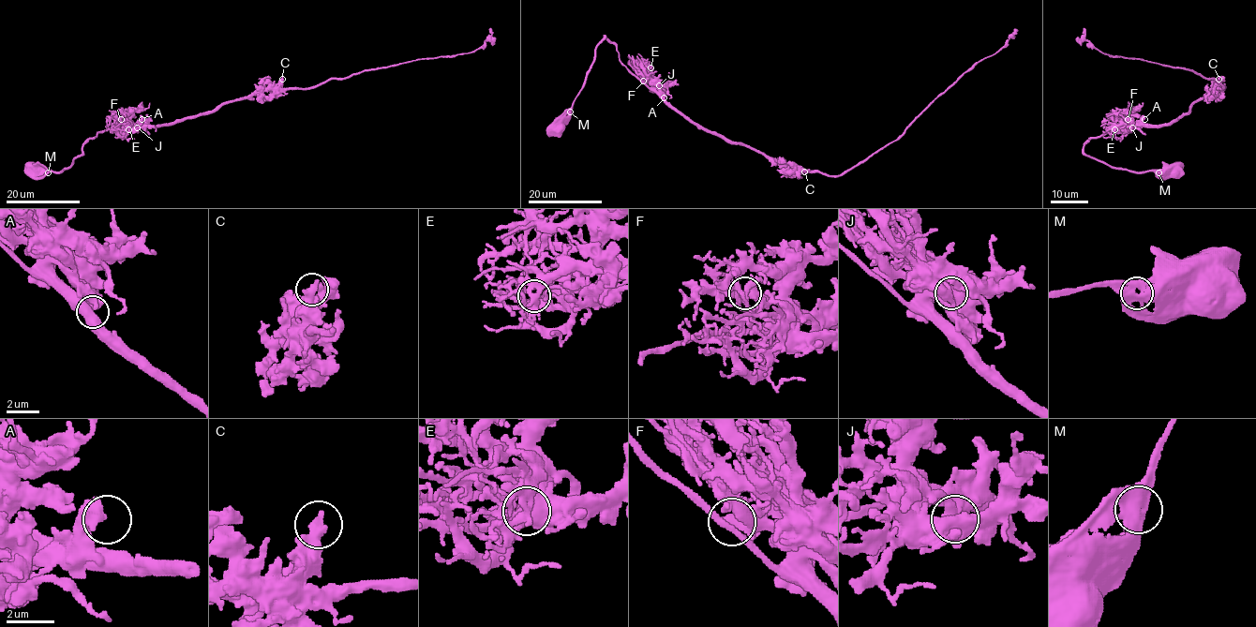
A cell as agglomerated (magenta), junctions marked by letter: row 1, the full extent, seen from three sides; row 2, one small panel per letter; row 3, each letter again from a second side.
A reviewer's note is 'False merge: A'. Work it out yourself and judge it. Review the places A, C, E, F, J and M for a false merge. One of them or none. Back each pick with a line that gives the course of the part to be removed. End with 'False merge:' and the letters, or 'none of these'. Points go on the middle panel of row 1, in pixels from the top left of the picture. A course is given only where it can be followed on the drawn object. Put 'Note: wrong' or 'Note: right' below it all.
False merge: none of these
Note: wrong

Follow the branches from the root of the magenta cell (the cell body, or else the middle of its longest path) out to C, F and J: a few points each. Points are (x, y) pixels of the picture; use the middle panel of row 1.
C: (556, 126), (570, 115), (595, 50), (605, 37), (633, 74), (694, 122), (804, 171)
F: (556, 126), (570, 115), (572, 102), (604, 37), (616, 46), (620, 62), (643, 81)
J: (556, 126), (570, 115), (572, 102), (604, 37), (616, 46), (620, 62), (633, 74), (647, 75), (659, 85)

